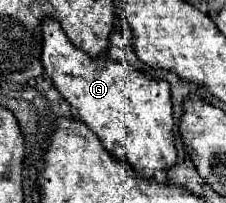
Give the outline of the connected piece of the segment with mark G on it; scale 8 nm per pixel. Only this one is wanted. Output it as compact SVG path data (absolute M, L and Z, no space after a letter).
M52 18L42 22L42 38L44 72L112 156L130 164L140 178L154 178L158 170L170 170L176 164L178 152L172 134L174 120L168 82L150 78L124 62L92 60L66 38L60 24Z

